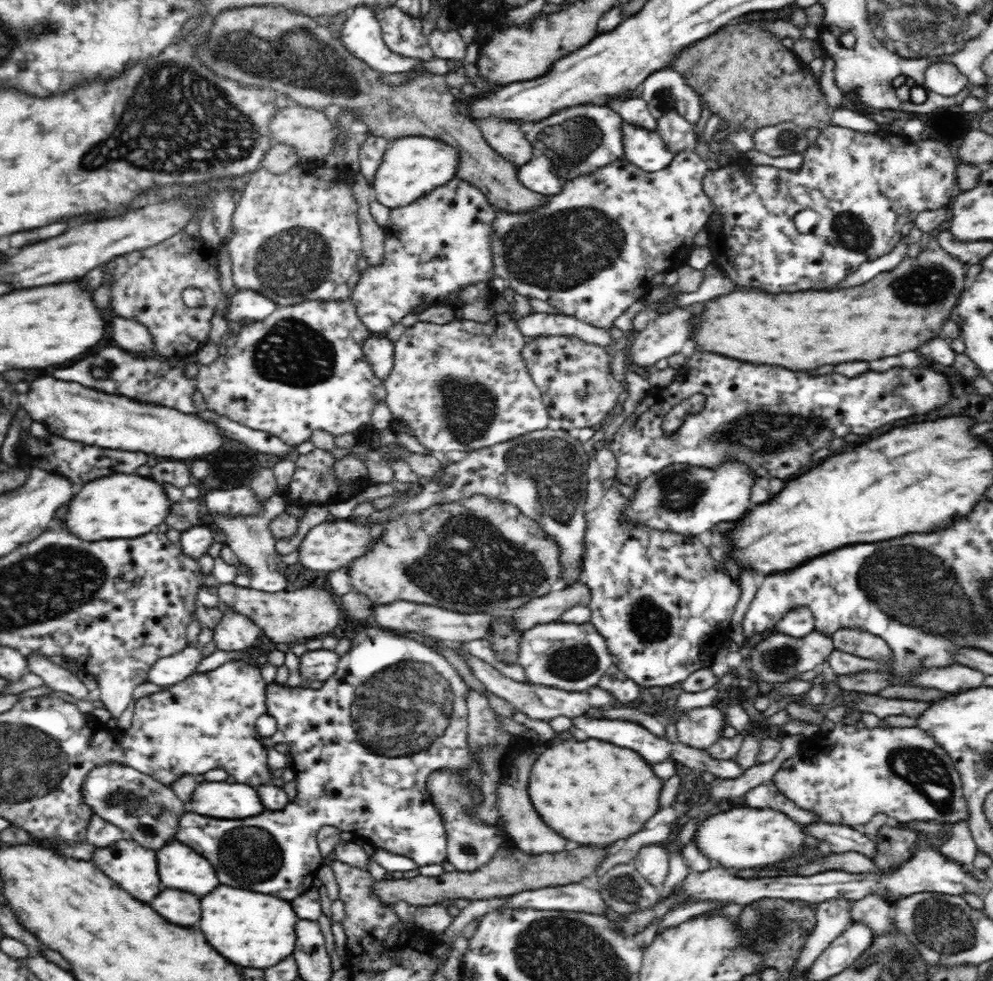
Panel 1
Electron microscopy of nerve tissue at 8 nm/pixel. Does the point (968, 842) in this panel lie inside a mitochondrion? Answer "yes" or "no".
no

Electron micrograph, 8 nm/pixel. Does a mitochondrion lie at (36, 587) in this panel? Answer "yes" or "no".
yes

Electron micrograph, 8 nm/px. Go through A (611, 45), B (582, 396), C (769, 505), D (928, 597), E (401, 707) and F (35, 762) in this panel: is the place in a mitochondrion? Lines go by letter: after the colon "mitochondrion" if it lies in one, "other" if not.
A: other
B: mitochondrion
C: other
D: mitochondrion
E: mitochondrion
F: mitochondrion

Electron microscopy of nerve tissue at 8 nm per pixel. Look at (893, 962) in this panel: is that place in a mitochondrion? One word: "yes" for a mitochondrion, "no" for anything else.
yes

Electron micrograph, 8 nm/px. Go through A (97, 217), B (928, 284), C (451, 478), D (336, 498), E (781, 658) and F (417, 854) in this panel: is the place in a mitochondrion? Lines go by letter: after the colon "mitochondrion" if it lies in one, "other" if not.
A: other
B: mitochondrion
C: other
D: other
E: mitochondrion
F: other

